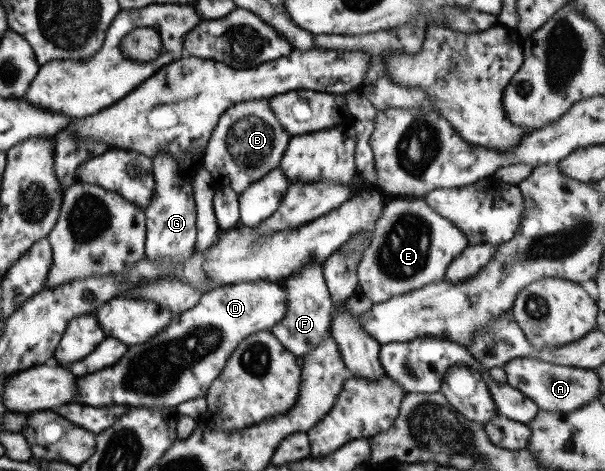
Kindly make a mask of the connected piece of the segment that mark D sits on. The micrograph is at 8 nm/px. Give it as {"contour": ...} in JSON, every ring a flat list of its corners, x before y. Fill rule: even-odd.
{"contour":[[283,280,268,282,240,282,226,286,218,286,204,292,198,304,190,310,172,317,172,322,148,342,129,347,126,354,106,370,86,374,78,378,78,392,72,402,82,402,84,405,94,407,110,407,123,405,127,408,164,408,178,407,182,402,194,398,205,398,212,382,218,378,230,354,236,350,238,344,251,334,259,331,270,331,274,325,284,318,286,313,286,288]]}

